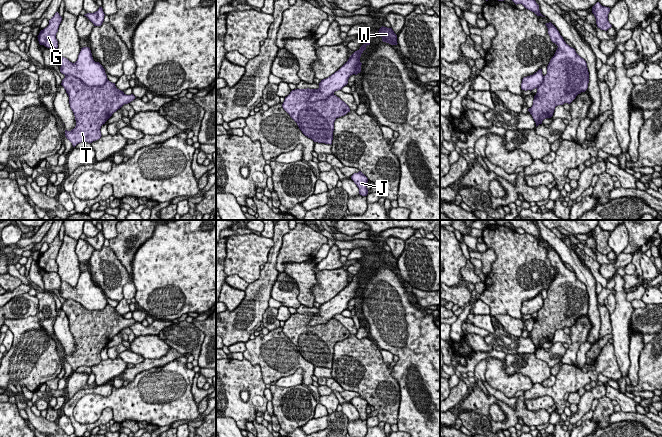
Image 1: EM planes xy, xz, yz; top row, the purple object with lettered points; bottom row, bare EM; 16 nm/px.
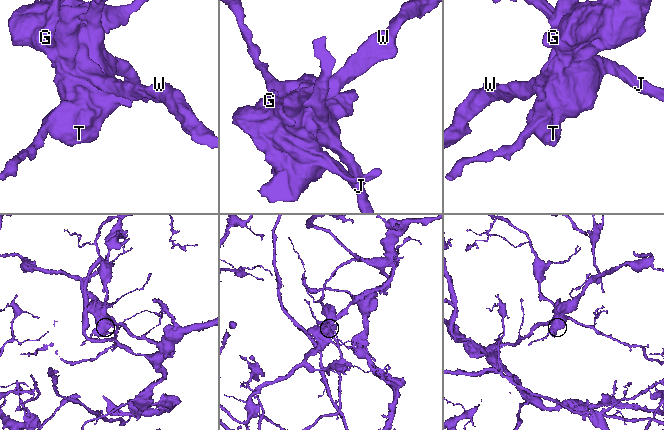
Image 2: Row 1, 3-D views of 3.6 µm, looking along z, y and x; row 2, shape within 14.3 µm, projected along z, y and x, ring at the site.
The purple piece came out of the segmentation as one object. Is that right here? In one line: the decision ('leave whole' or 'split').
split

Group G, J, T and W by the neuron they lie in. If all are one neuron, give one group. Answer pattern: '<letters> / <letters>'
G W / J T

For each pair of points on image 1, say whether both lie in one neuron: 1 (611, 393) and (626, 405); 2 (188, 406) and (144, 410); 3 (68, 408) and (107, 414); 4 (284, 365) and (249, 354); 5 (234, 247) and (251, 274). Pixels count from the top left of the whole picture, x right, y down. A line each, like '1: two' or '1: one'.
1: one
2: one
3: one
4: one
5: one

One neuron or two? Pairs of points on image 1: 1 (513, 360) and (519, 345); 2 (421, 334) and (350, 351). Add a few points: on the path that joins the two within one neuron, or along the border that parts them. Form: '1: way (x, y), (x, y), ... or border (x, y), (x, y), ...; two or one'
1: border (534, 352), (506, 354); two
2: border (370, 337), (379, 349); two

